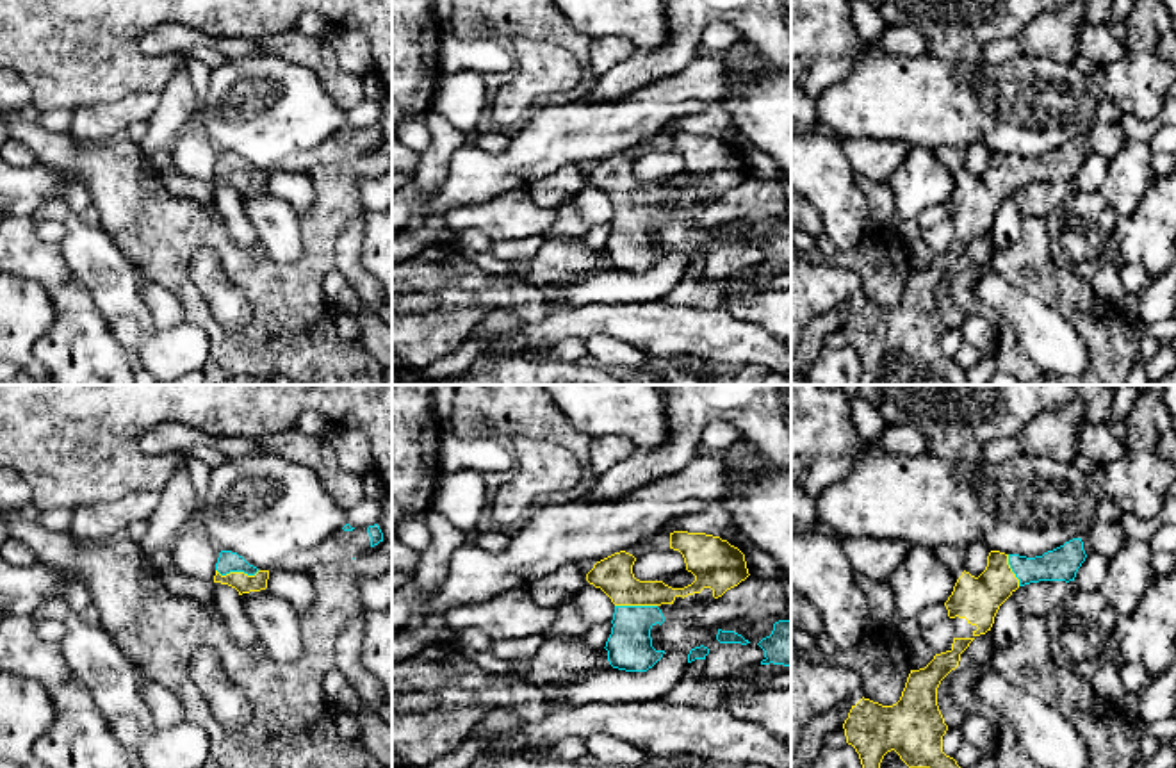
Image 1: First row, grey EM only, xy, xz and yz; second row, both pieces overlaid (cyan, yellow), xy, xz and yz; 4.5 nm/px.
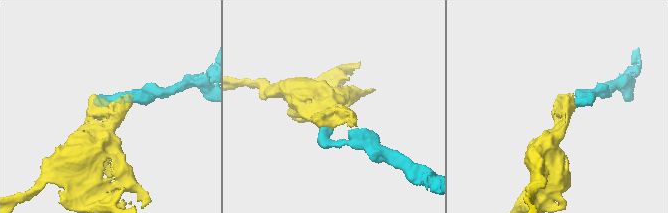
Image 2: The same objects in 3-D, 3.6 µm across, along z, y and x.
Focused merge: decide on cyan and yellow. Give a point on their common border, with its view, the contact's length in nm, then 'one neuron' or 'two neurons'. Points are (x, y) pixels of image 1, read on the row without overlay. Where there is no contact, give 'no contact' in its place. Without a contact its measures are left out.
meets cyan in xy at (237, 171); contact 200 nm long; one neuron

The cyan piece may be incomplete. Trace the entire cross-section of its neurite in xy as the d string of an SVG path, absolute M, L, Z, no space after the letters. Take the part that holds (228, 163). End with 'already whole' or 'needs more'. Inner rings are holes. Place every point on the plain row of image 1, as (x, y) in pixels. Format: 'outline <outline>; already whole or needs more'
outline M221 151L216 164L214 184L228 185L242 194L267 189L269 171L258 171L242 157L232 151Z; needs more

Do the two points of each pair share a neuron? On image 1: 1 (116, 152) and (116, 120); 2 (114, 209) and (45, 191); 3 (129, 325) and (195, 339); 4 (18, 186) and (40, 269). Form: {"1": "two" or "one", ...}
{"1": "two", "2": "two", "3": "one", "4": "two"}

